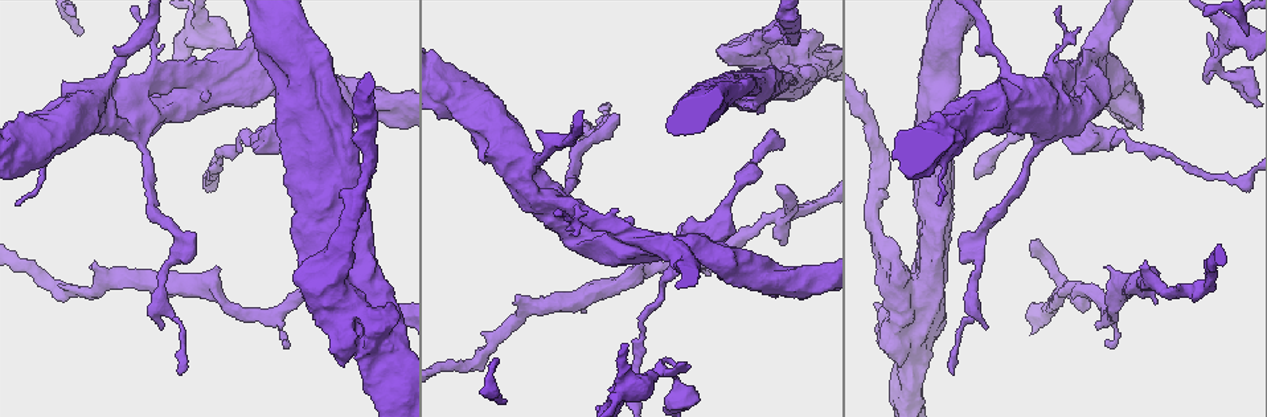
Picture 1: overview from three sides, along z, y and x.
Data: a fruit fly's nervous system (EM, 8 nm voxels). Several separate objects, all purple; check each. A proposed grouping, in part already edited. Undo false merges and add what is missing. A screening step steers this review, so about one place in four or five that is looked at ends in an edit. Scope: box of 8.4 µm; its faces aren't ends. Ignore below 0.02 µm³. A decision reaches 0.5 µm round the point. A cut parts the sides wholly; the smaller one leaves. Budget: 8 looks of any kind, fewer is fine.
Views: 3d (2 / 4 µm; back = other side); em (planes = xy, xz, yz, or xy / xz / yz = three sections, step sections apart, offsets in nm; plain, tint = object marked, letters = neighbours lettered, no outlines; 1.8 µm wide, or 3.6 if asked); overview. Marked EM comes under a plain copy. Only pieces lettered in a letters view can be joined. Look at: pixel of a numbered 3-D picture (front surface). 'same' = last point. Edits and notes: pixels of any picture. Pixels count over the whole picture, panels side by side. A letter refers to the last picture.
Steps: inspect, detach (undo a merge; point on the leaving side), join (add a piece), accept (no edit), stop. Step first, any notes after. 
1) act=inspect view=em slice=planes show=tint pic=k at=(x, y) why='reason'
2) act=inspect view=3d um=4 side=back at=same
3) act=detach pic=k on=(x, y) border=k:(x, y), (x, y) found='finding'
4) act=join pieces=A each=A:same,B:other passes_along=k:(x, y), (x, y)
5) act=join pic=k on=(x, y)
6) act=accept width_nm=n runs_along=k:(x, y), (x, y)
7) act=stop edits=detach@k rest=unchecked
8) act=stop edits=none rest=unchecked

act=inspect view=em um=3.6 slice=xy step=8 show=tint pic=1 at=(335, 296) why='abrupt turn'

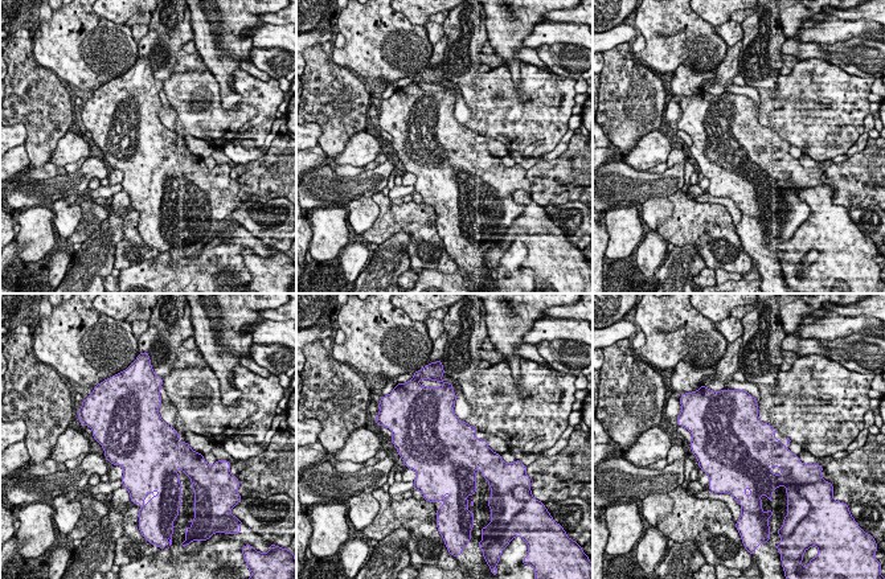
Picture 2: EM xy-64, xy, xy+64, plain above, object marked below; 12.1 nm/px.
act=inspect view=em um=3.6 slice=planes show=letters at=same why='cut it another way'

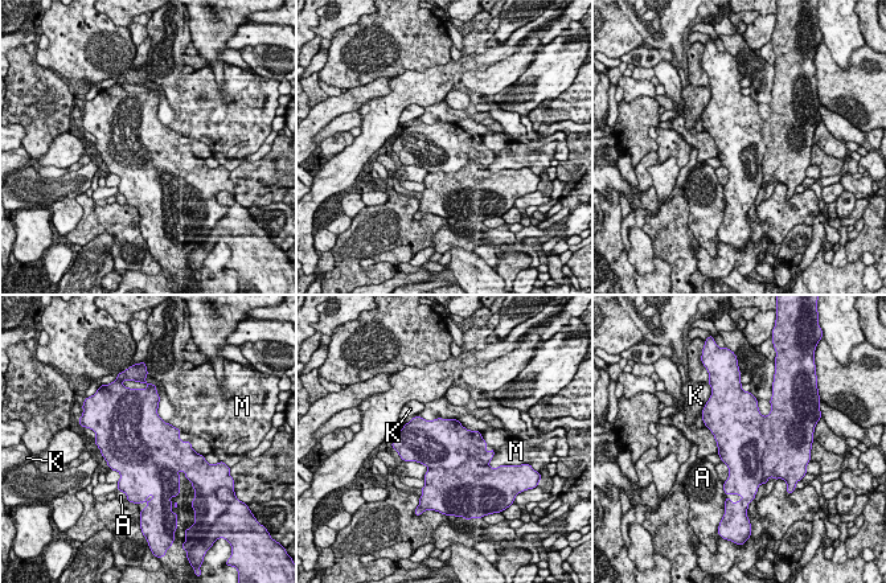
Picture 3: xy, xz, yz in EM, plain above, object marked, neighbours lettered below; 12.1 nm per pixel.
act=detach pic=3 on=(745, 444) each=A:other,K:other,M:other border=3:(765, 417), (761, 483) found='two cells meet here'

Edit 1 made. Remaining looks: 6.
act=inspect view=overview

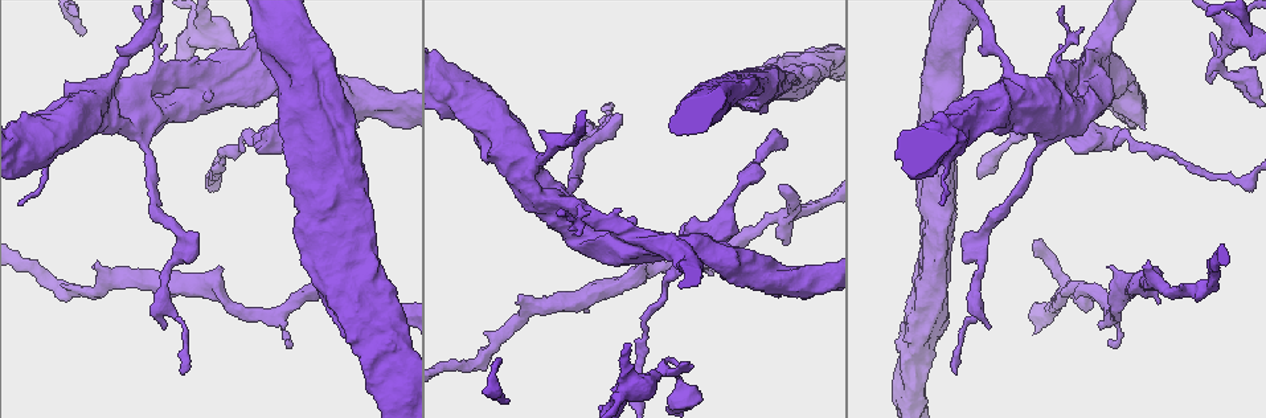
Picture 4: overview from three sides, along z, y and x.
act=inspect view=3d um=2 pic=4 at=(789, 221) why='a fork'

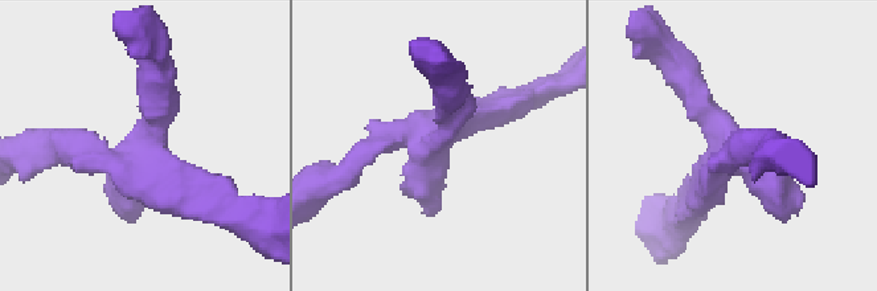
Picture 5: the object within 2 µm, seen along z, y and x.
act=inspect view=em slice=planes show=letters pic=5 at=(435, 139)

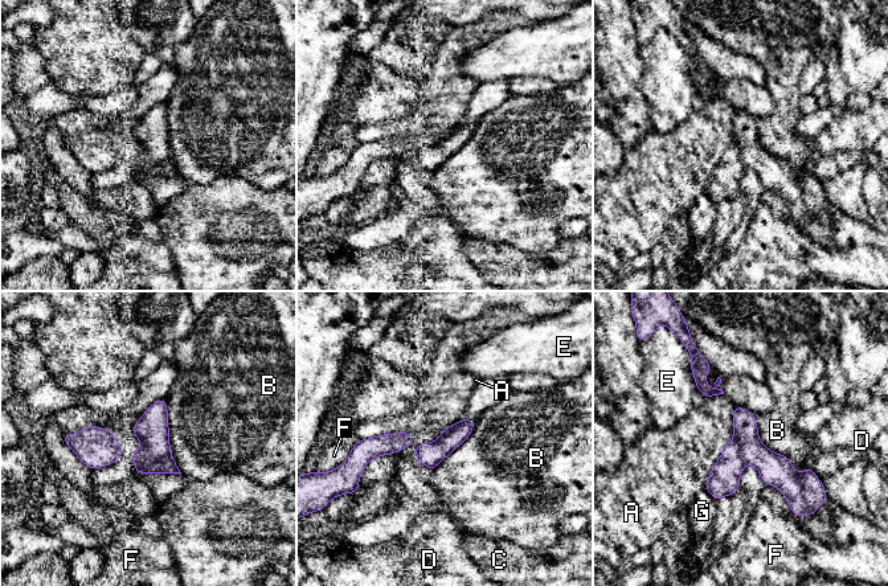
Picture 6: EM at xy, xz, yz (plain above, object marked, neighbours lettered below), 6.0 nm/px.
act=detach pic=6 on=(152, 430) each=A:other,B:other,C:other,D:other,E:other,F:other,G:other border=6:(140, 445), (147, 457), (170, 453) found='a second cell is stuck on'

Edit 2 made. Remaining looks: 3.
act=inspect view=overview why='see it whole again'

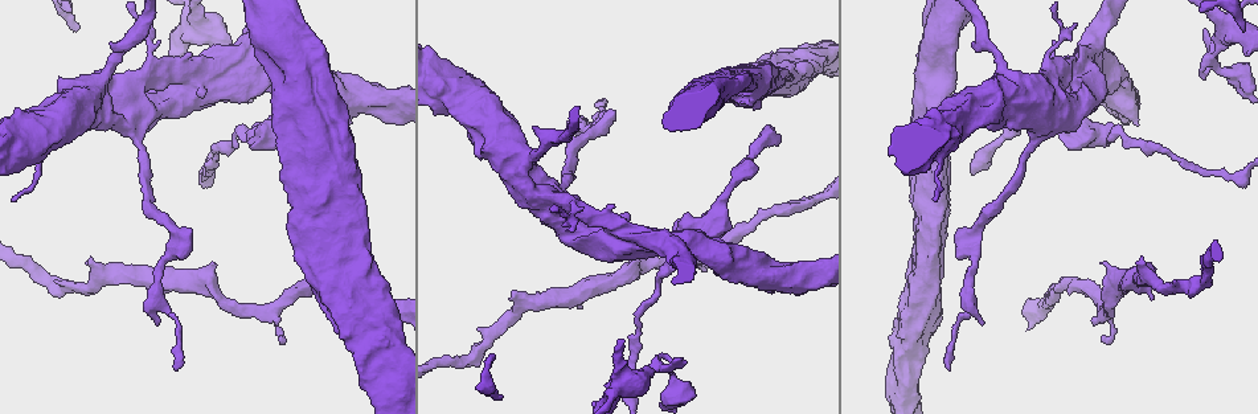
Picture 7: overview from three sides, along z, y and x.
act=inspect view=3d um=2 pic=7 at=(278, 335) why='branch stops here'

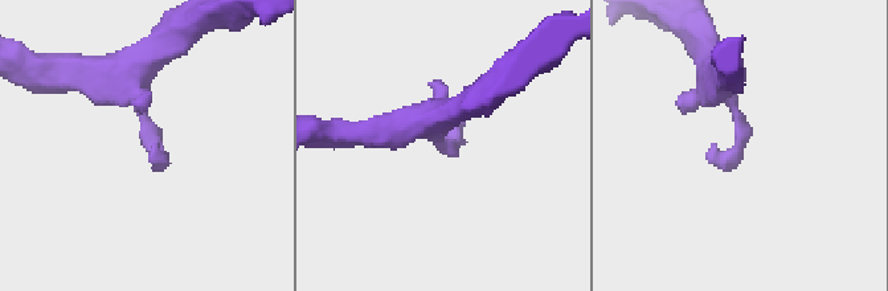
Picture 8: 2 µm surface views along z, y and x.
act=inspect view=em slice=planes show=letters pic=8 at=(708, 149) why='shape alone is not enough'

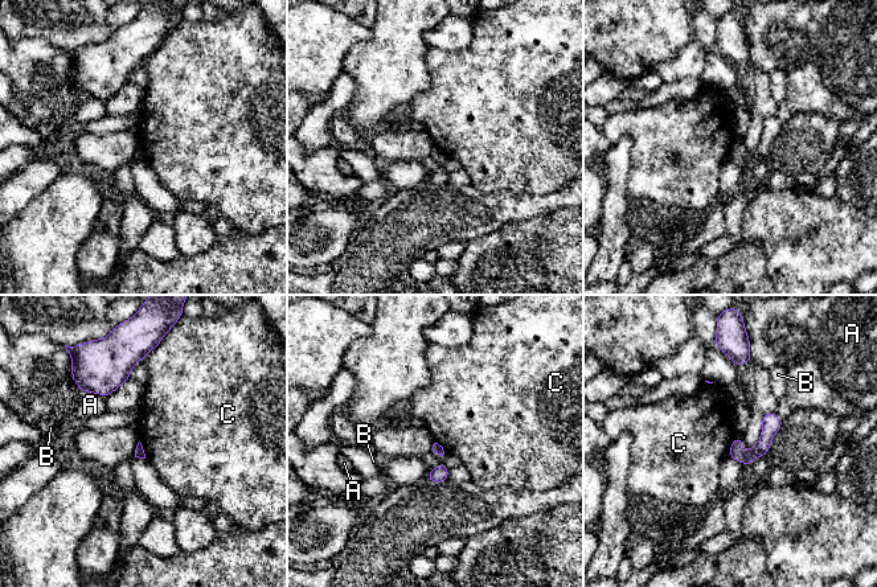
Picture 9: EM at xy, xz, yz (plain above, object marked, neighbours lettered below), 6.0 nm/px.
act=accept each=A:other,B:other,C:other found='none of them fits'

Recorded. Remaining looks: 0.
act=stop edits=detach@3,detach@6 rest=unchecked

